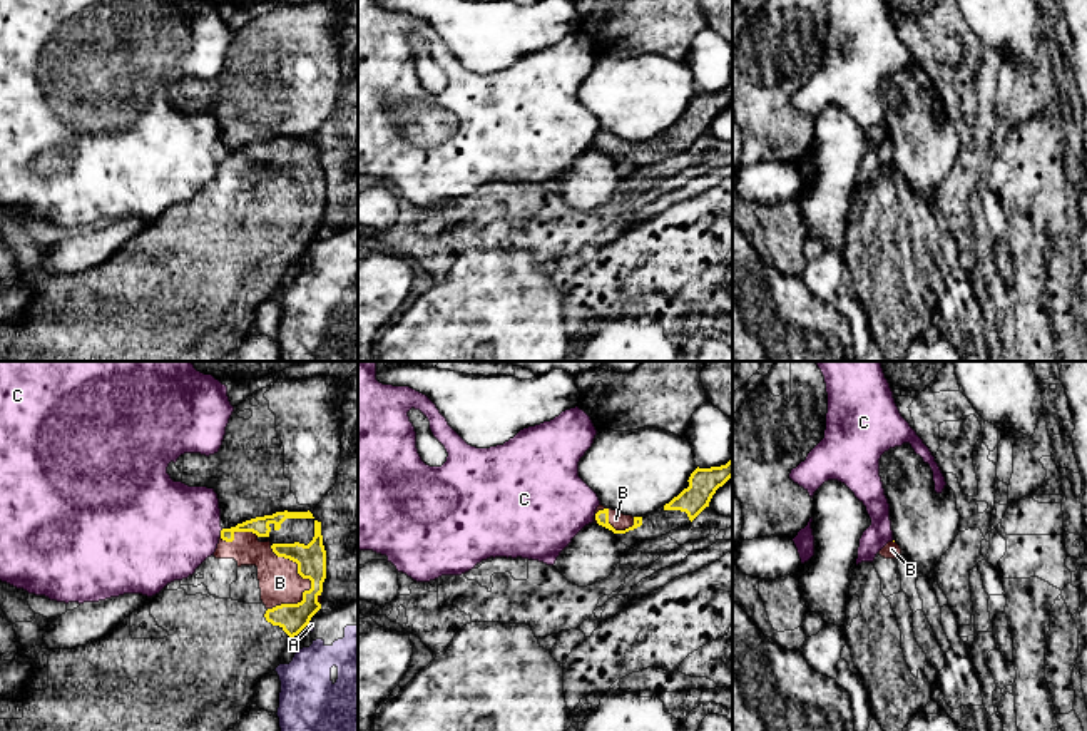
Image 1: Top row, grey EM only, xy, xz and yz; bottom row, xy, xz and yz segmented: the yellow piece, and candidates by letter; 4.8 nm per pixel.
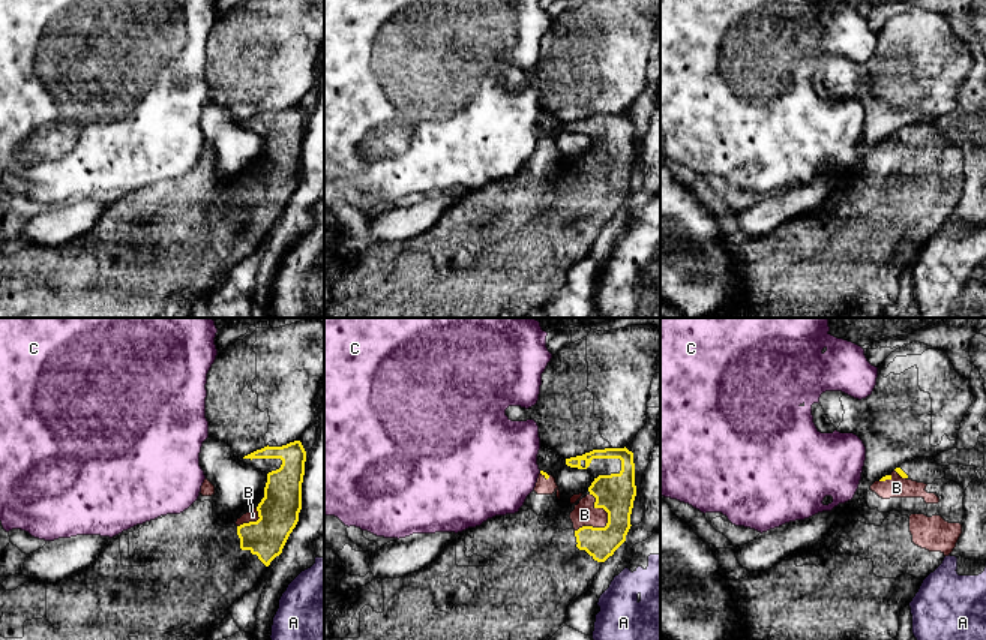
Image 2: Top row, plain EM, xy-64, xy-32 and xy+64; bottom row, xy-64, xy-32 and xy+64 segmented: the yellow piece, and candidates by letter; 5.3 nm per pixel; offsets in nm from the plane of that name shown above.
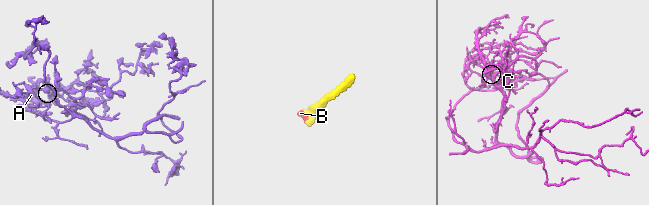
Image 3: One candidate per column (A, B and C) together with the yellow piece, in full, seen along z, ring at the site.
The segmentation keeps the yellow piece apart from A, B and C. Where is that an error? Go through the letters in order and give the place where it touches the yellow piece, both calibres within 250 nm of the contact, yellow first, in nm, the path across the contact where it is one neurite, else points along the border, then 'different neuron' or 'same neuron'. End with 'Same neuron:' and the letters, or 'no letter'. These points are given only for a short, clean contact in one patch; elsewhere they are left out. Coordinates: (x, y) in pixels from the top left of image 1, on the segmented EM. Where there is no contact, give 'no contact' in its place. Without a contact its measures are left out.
A: contact xy (308, 623); calibres 140 and 30 nm; border xy (310, 619), (306, 624); different neuron
B: contact xy (298, 572); calibres 140 and 200 nm; same neuron
C: contact xy (221, 532); calibres 90 and 460 nm; border xy (223, 529), (219, 536); different neuron
Same neuron: B

